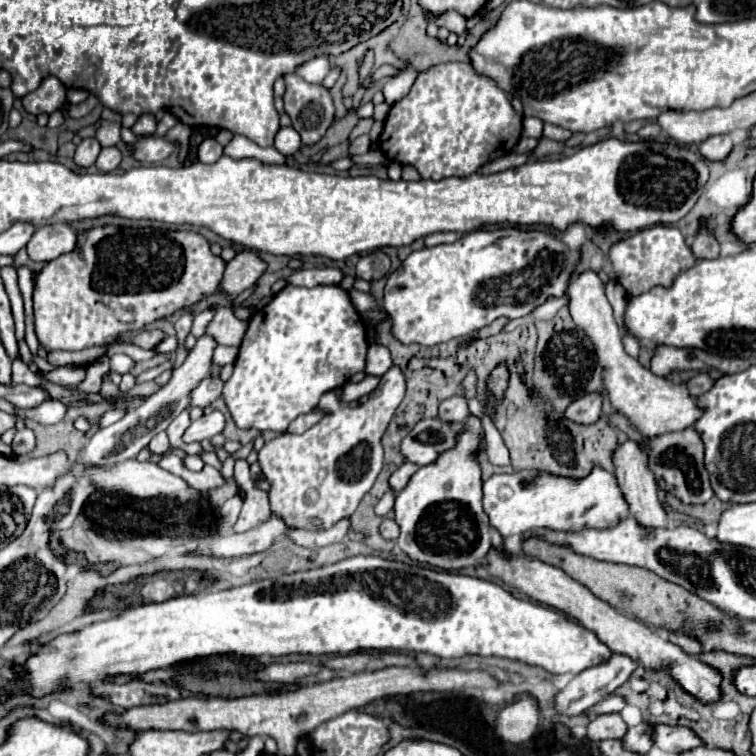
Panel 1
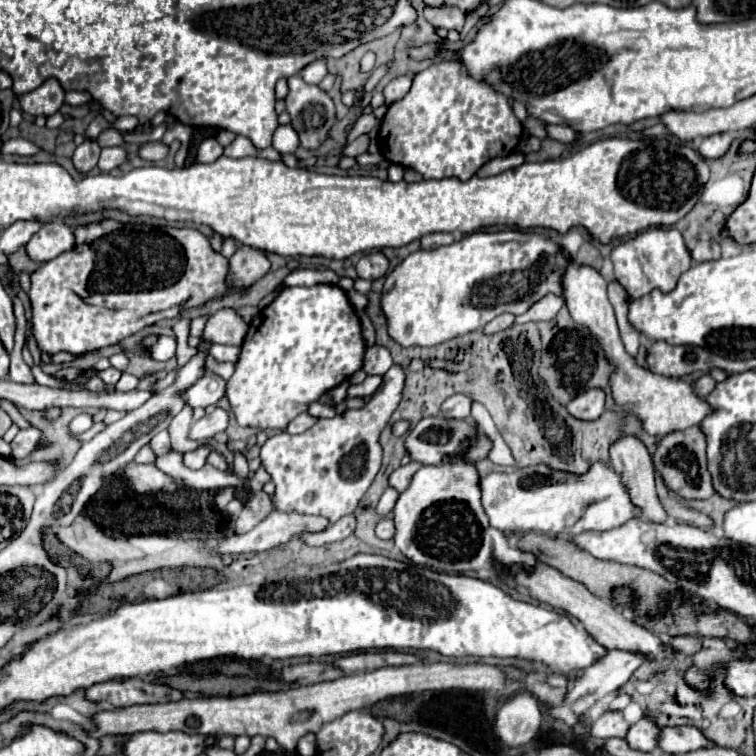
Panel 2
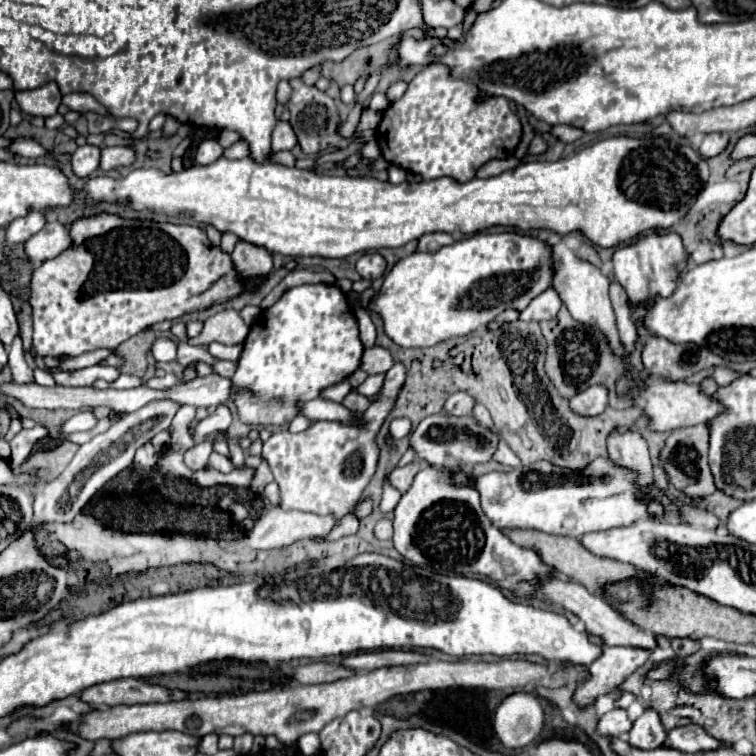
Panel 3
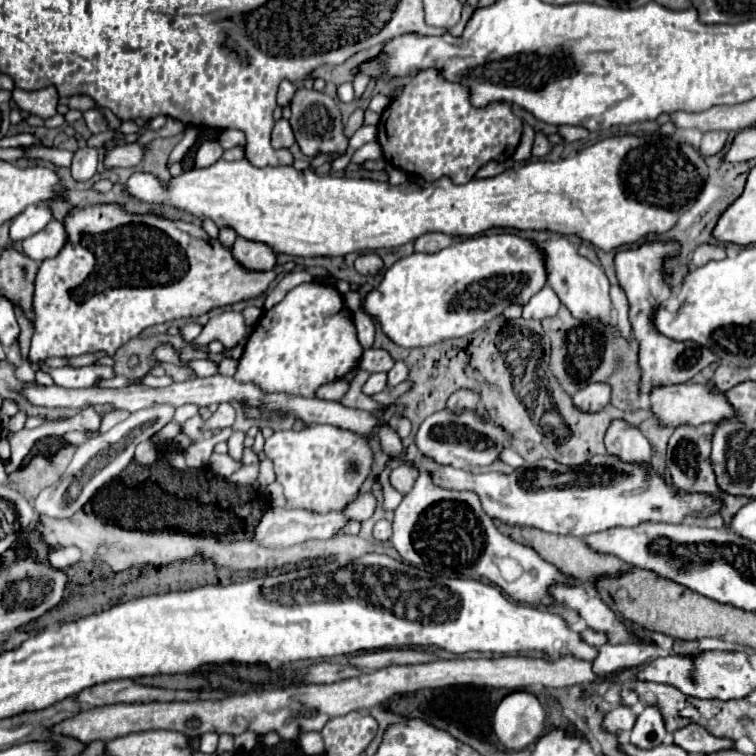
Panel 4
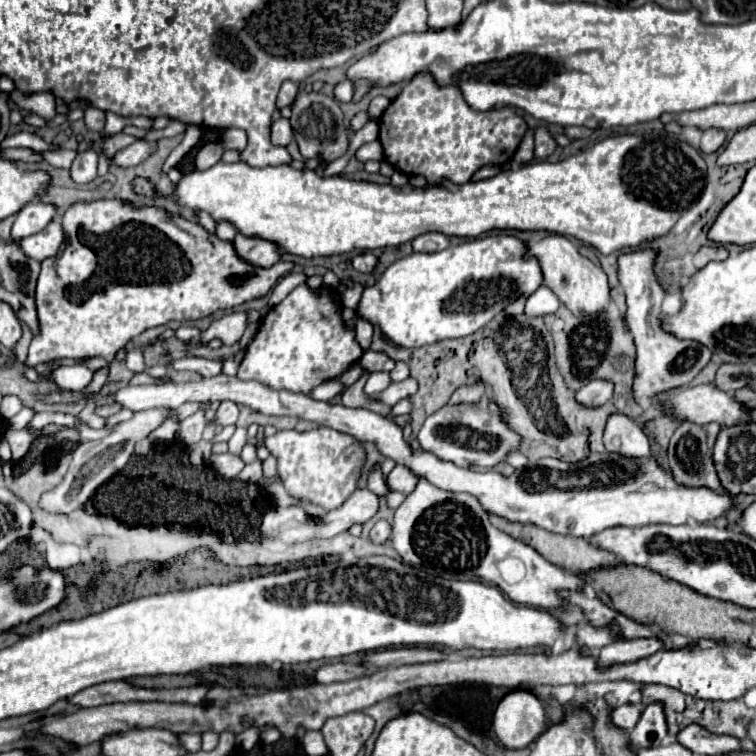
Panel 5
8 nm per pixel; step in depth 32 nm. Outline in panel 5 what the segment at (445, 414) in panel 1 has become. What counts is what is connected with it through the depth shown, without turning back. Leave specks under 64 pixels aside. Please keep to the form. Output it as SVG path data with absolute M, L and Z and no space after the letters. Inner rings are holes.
M474 384L474 386L462 386L458 388L448 404L478 404L482 400L482 392L484 386L482 384Z

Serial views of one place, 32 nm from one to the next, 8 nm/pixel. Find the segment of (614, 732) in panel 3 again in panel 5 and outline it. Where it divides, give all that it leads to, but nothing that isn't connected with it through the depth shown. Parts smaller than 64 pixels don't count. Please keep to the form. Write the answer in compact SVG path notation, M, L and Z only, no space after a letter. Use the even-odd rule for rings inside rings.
M622 704L622 706L616 706L612 712L610 712L610 724L620 728L620 730L632 730L636 726L640 718L640 710L632 704Z

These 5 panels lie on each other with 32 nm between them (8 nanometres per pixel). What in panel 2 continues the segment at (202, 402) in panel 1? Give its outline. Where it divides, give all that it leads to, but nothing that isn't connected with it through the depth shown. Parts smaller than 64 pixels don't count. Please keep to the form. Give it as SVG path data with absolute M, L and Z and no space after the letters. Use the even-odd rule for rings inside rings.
M206 374L190 390L184 392L184 398L192 408L196 406L208 408L208 406L214 406L220 398L224 398L224 388L226 388L226 382L218 374Z

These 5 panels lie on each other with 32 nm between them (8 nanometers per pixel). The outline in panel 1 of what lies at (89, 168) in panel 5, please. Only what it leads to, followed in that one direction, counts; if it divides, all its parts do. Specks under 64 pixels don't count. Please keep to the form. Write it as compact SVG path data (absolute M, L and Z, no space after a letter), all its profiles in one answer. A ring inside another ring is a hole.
M84 138L84 140L78 144L78 148L76 148L74 160L76 160L78 166L88 168L88 166L92 166L92 164L96 162L100 150L102 150L102 148L100 148L100 144L98 144L96 138Z

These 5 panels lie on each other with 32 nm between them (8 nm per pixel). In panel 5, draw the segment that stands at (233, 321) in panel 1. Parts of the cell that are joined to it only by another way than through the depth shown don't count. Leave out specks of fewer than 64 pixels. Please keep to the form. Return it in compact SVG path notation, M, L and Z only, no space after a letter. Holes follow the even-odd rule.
M244 312L224 314L222 318L212 320L212 324L198 336L198 342L208 344L212 338L218 338L218 340L222 340L222 344L232 346L242 338L246 324L248 324L248 320L246 320Z

